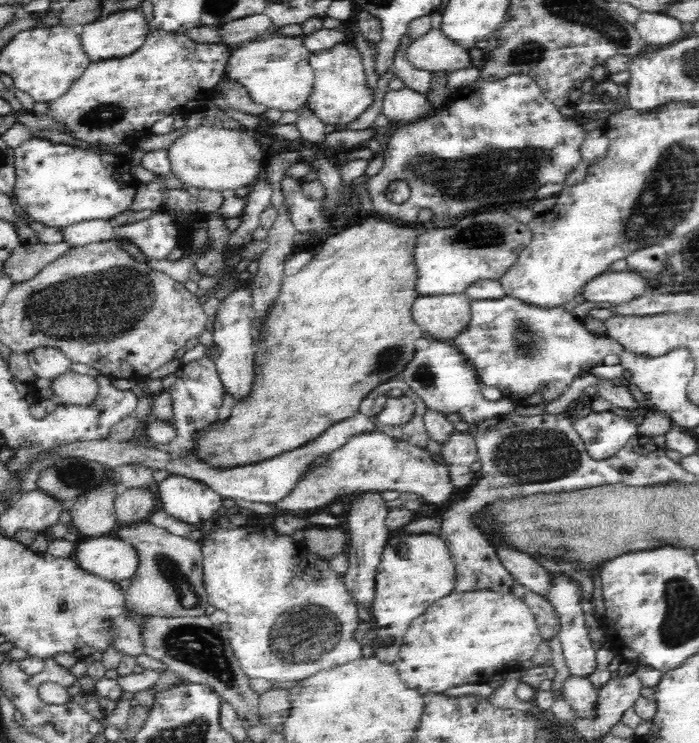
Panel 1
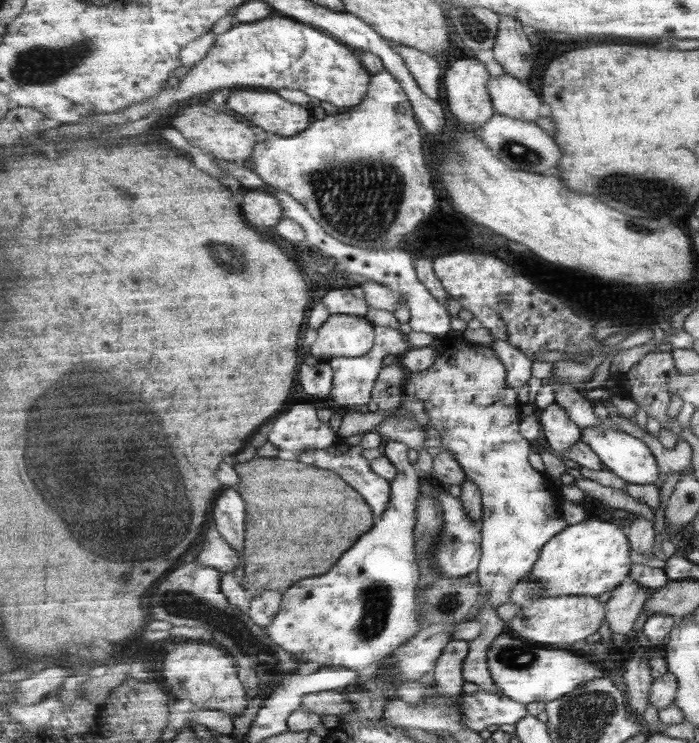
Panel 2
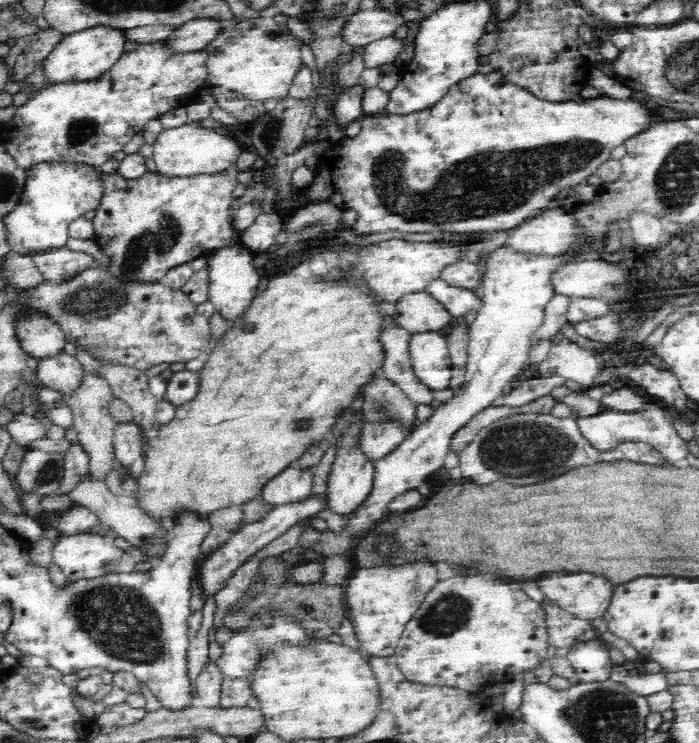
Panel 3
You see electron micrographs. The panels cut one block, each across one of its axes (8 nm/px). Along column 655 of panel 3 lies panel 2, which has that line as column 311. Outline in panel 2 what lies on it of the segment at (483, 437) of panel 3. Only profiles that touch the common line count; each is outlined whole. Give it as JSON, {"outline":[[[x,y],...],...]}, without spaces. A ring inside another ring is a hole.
{"outline":[[[341,438],[341,442],[337,441],[333,446],[325,450],[305,450],[297,456],[297,460],[305,462],[305,464],[311,462],[313,466],[321,466],[325,470],[333,470],[333,472],[341,474],[341,478],[345,478],[345,482],[349,482],[357,492],[361,492],[365,501],[373,508],[377,518],[381,518],[392,498],[392,482],[373,471],[372,462],[369,462],[363,456],[363,450],[364,448],[359,444],[353,446],[353,444],[347,444],[345,439]]]}

